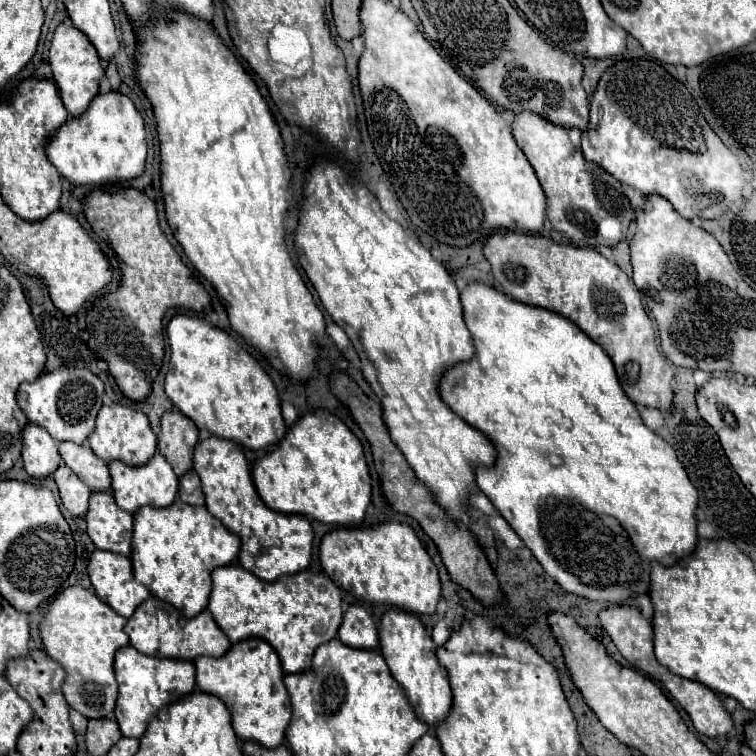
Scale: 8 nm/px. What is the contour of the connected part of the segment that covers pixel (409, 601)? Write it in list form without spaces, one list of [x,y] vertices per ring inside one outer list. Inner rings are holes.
[[[386,522],[378,528],[336,528],[322,538],[320,562],[340,588],[370,604],[384,604],[412,614],[434,614],[442,596],[438,570],[406,524]]]

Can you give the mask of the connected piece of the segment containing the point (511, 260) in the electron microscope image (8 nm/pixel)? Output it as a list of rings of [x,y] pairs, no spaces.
[[[494,232],[484,244],[484,256],[492,266],[492,274],[502,292],[522,304],[552,310],[570,322],[574,322],[586,336],[590,336],[602,350],[612,358],[616,374],[626,396],[640,406],[668,410],[672,406],[672,378],[674,372],[668,368],[666,358],[656,346],[656,334],[648,314],[644,312],[640,292],[628,280],[628,276],[600,252],[588,248],[576,248],[570,244],[556,244],[540,234],[516,234],[516,232]]]

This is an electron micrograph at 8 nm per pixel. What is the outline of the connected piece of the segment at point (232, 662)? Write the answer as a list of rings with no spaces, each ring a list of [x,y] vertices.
[[[248,638],[240,644],[234,644],[220,660],[204,656],[194,664],[198,690],[218,696],[228,706],[232,714],[232,728],[238,740],[254,740],[264,744],[264,748],[276,748],[276,744],[284,742],[284,730],[290,722],[290,700],[278,654],[268,642]]]

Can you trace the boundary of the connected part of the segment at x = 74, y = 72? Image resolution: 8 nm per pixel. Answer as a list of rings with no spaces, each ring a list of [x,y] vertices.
[[[60,24],[56,28],[52,44],[50,44],[50,66],[52,66],[54,82],[58,86],[58,92],[62,96],[66,110],[72,116],[84,114],[84,110],[90,106],[90,102],[100,92],[100,80],[104,76],[104,68],[100,66],[96,48],[90,44],[90,40],[78,28]]]

